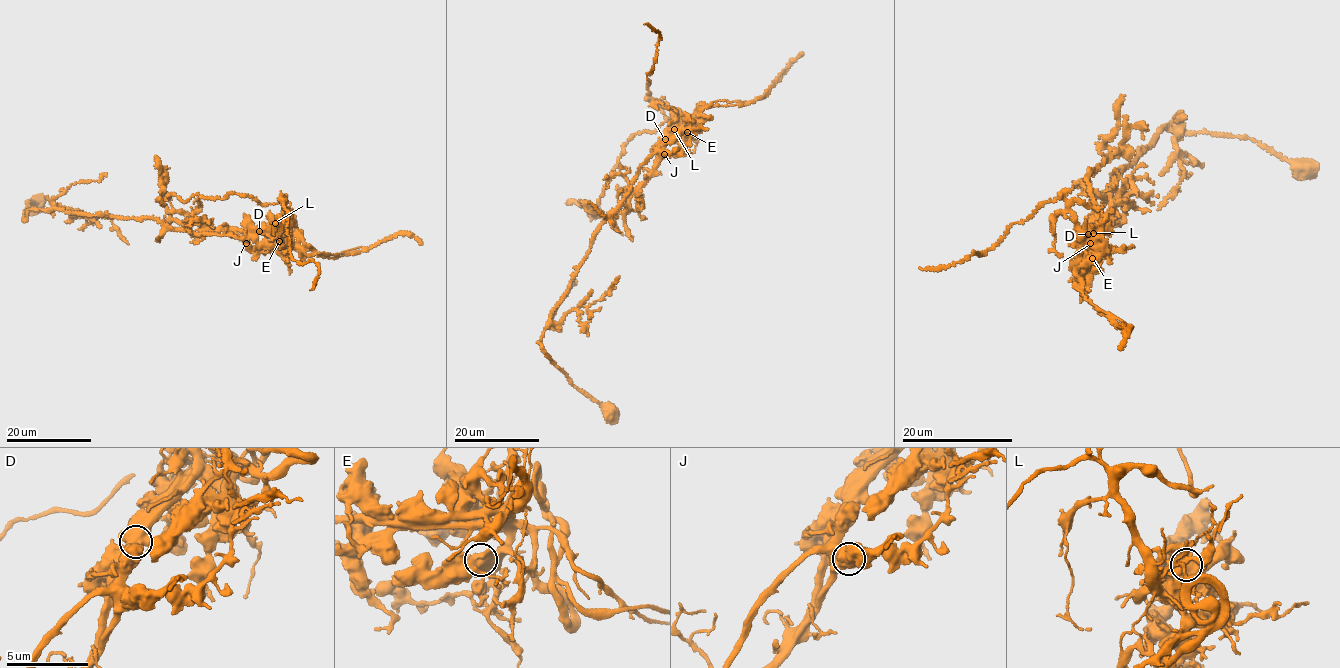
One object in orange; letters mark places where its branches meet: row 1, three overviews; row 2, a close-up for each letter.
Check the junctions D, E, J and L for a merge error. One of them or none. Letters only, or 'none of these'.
D

